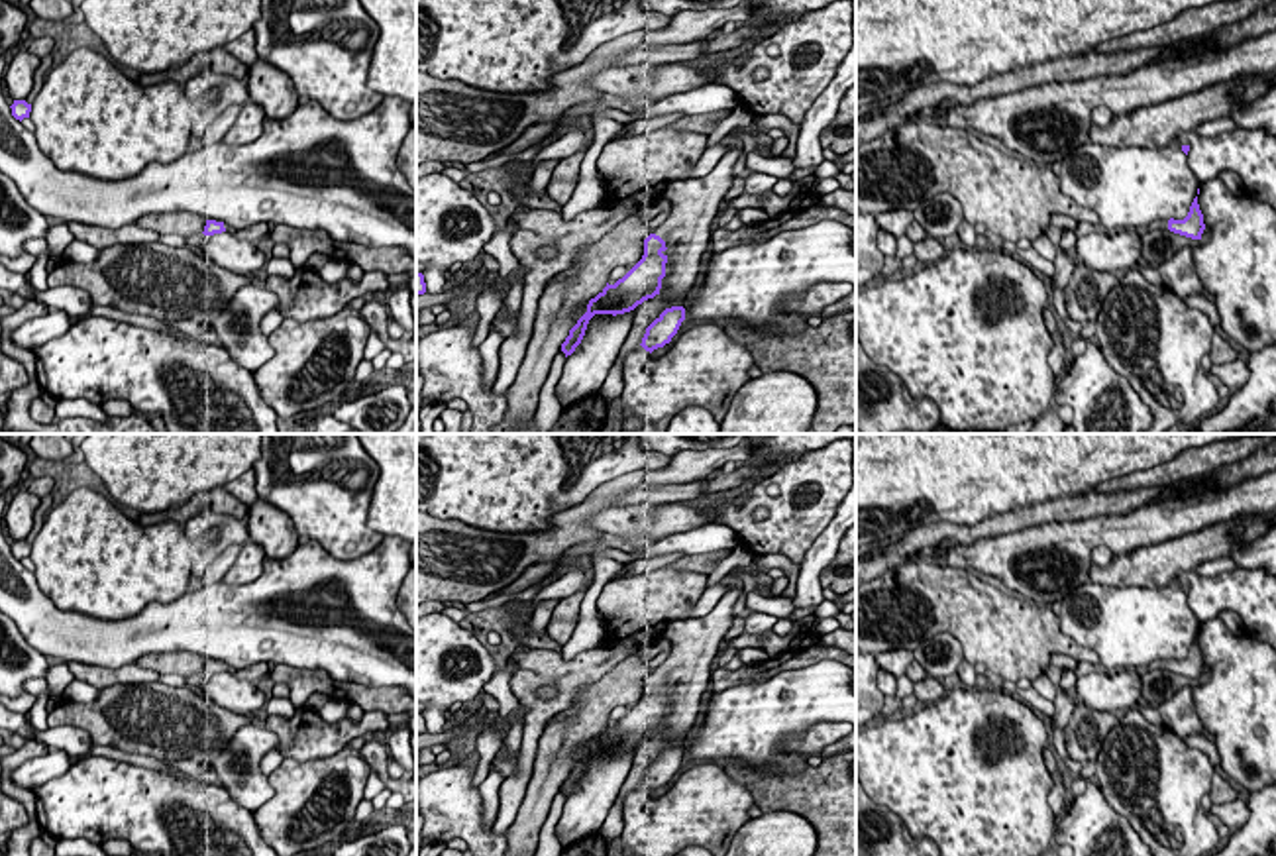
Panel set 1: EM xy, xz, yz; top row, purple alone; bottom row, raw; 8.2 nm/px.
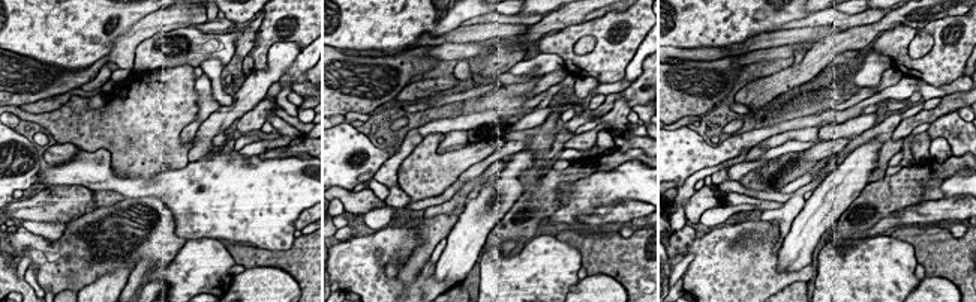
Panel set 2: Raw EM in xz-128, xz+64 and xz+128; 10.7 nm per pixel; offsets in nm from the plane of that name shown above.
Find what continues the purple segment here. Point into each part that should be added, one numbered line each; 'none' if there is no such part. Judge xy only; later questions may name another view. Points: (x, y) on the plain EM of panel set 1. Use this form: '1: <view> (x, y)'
1: xy (252, 674)

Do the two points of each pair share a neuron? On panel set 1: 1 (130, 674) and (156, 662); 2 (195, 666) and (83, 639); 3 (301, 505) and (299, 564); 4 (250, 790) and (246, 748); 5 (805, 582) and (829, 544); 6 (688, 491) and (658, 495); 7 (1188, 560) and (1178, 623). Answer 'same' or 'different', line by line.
1: different
2: different
3: different
4: same
5: same
6: same
7: different

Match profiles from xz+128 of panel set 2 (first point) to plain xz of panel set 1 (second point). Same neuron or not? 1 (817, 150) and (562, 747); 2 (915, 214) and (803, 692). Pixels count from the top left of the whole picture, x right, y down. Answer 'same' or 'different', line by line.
1: different
2: different

